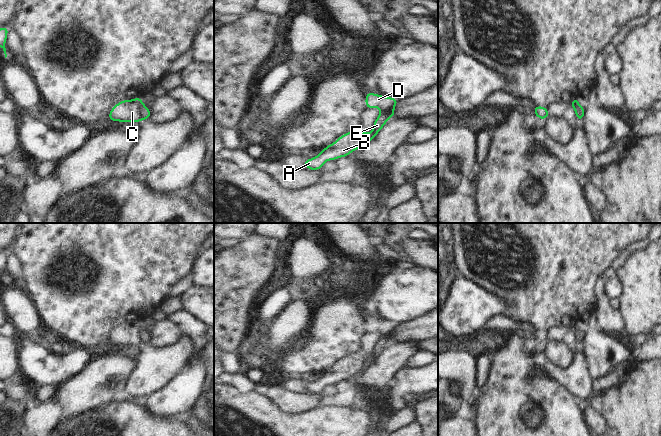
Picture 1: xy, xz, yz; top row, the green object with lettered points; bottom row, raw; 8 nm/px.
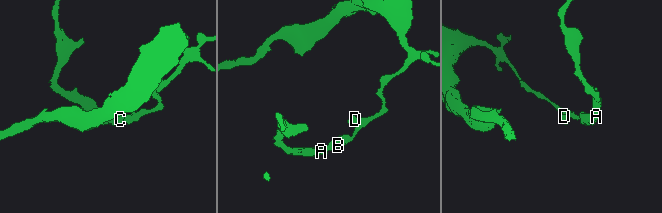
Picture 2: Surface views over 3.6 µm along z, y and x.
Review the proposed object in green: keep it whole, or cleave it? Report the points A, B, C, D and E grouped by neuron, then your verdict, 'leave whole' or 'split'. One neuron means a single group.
A B C / D E | split

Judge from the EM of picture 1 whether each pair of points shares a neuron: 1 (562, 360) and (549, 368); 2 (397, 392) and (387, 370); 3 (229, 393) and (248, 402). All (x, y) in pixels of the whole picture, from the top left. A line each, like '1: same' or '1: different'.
1: different
2: different
3: same

